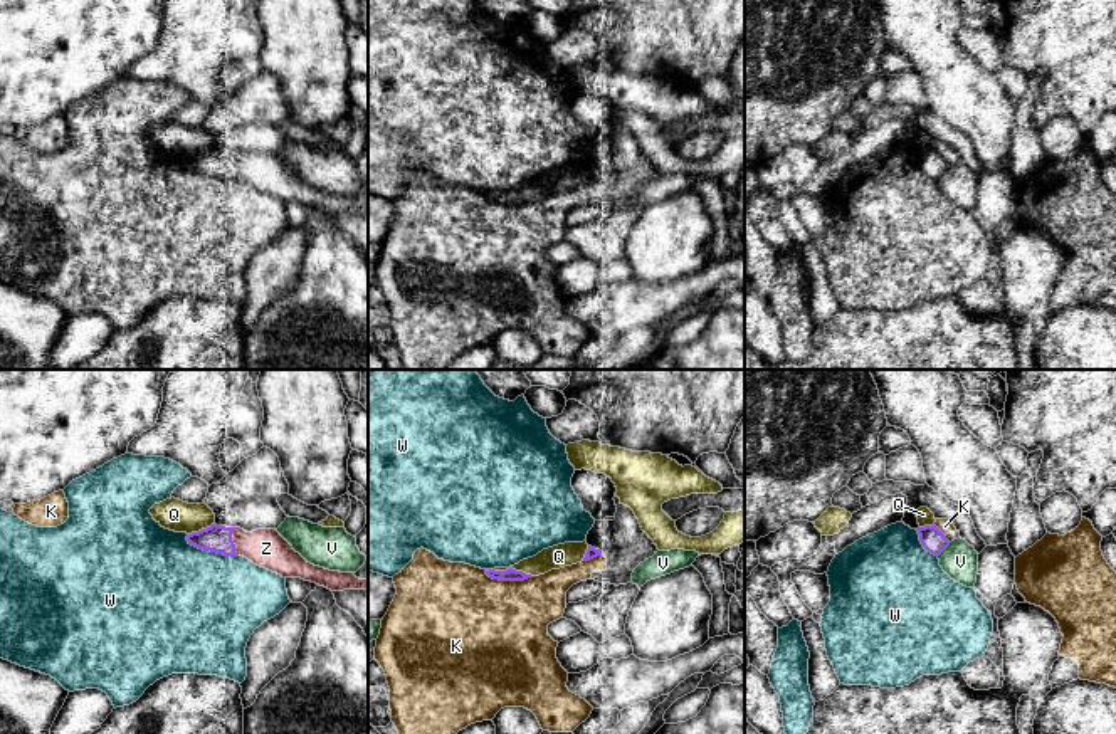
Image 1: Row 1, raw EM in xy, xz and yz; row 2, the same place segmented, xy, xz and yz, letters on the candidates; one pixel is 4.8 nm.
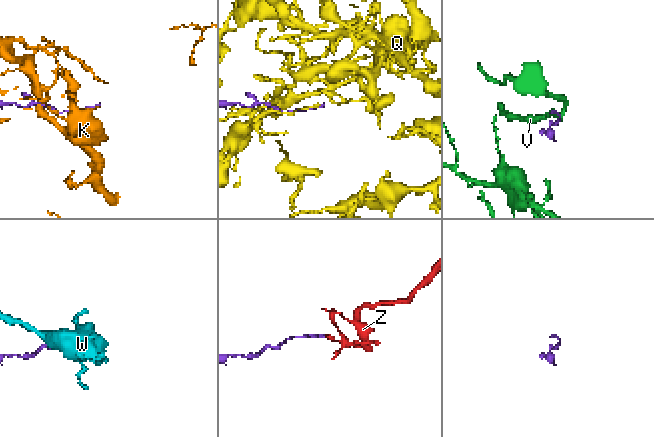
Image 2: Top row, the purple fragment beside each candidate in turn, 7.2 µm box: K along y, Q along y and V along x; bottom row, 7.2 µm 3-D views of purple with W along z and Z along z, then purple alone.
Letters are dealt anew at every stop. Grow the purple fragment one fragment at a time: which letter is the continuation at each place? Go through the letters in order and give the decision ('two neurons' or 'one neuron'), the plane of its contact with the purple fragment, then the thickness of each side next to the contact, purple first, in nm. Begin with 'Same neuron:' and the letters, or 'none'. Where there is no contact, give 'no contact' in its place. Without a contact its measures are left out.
Same neuron: Z
K: two neurons; contact in xz; calibres 60 and 480 nm
Q: two neurons; contact in xz; calibres 60 and 110 nm
V: two neurons; contact in yz; calibres 110 and 180 nm
W: two neurons; contact in xy; calibres 130 and 500 nm
Z: one neuron; contact in xy; calibres 130 and 190 nm

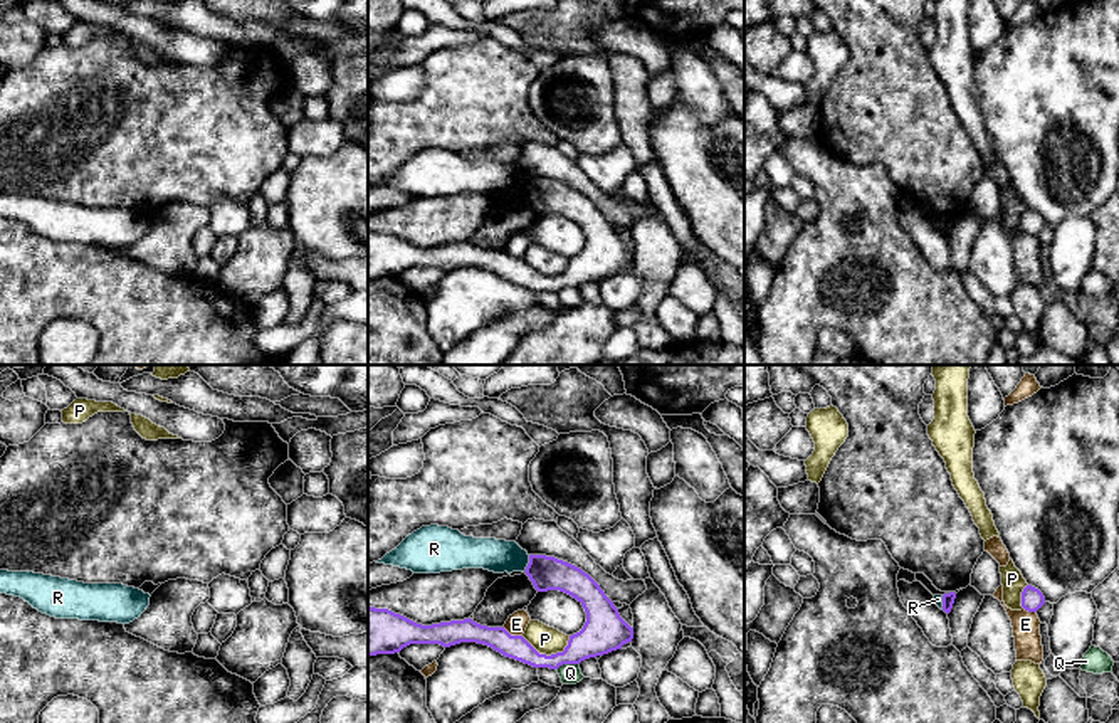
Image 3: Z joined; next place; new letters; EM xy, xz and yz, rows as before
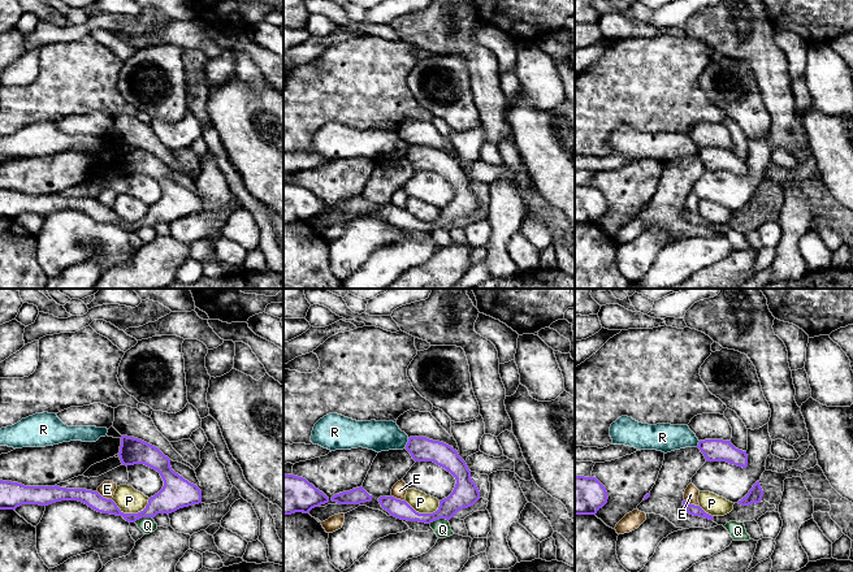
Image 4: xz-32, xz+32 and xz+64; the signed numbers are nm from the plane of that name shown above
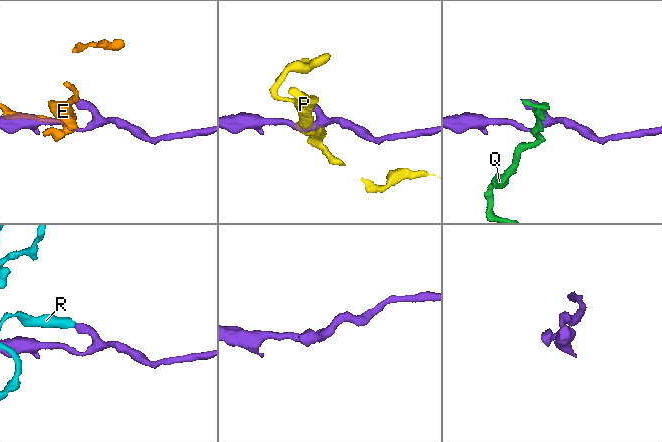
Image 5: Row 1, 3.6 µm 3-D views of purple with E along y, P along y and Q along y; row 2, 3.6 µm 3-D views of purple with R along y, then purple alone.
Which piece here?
Same neuron: none
E: two neurons; contact in xz; calibres 110 and 100 nm
P: two neurons; contact in xz; calibres 170 and 140 nm
Q: two neurons; contact in xz; calibres 200 and 100 nm
R: two neurons; contact in xz; calibres 160 and 160 nm

